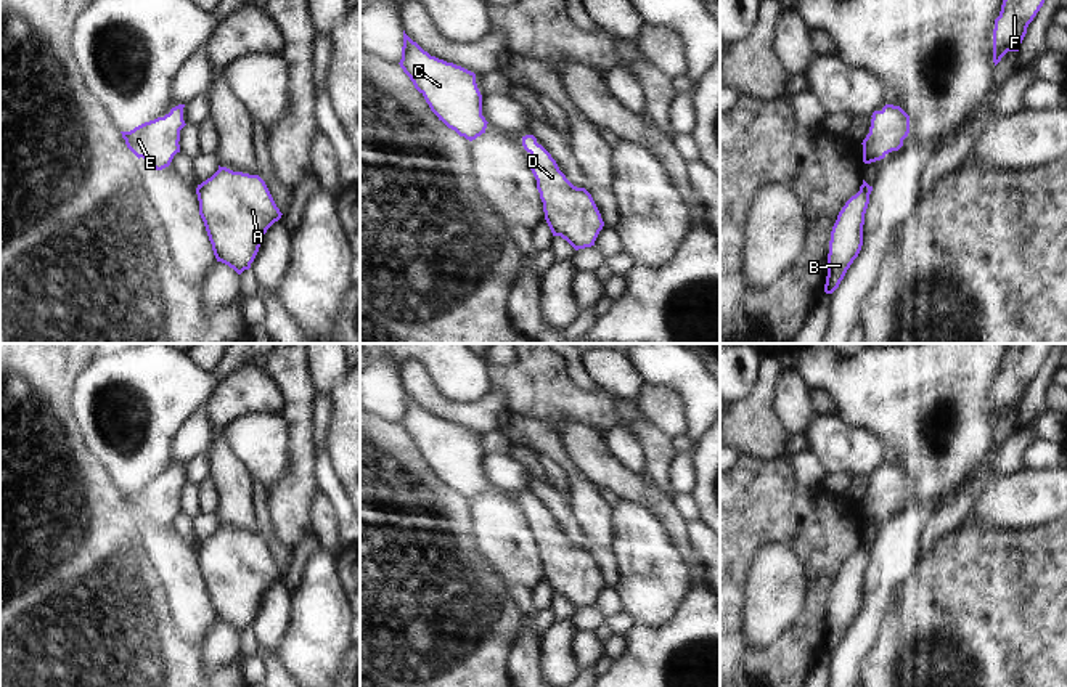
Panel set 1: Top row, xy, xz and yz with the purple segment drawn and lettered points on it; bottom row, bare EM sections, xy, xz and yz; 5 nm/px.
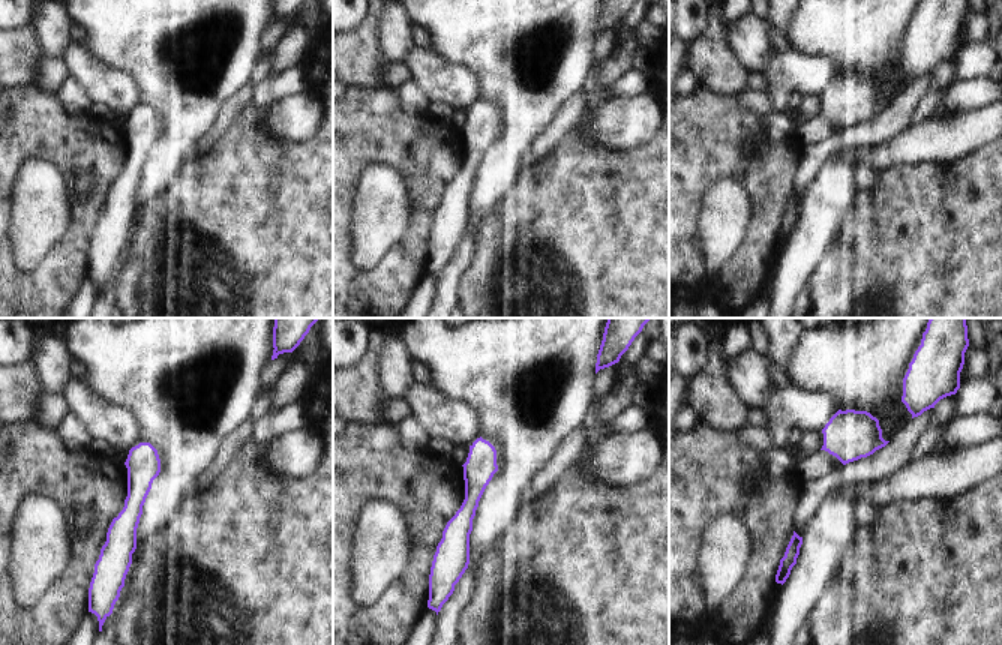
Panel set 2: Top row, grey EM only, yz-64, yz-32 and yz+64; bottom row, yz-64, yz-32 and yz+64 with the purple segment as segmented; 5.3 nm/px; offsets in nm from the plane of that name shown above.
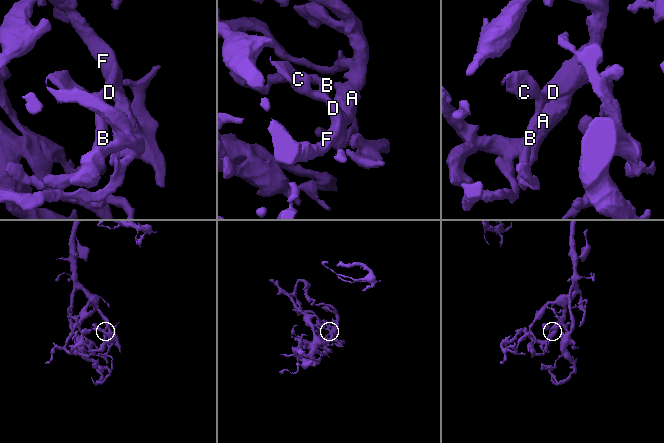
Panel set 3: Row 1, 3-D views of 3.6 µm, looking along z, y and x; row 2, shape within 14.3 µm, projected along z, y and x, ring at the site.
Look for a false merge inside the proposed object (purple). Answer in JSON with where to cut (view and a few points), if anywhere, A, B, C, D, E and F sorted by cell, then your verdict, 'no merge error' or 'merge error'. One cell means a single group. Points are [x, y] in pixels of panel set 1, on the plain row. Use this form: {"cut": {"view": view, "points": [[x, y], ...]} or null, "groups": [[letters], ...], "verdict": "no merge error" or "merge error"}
{"cut": null, "groups": [["A", "B", "C", "D", "E", "F"]], "verdict": "no merge error"}

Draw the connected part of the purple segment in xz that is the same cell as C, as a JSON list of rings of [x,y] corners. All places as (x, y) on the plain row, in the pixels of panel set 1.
[[[403,390],[400,427],[448,488],[472,501],[485,493],[476,433],[424,411]]]

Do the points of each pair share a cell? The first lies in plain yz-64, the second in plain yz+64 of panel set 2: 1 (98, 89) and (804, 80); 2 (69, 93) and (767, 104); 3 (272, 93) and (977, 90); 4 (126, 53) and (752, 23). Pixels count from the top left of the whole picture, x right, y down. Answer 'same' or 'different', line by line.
1: same
2: same
3: same
4: different

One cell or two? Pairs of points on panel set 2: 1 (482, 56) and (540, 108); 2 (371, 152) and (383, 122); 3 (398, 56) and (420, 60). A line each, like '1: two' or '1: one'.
1: one
2: one
3: two

